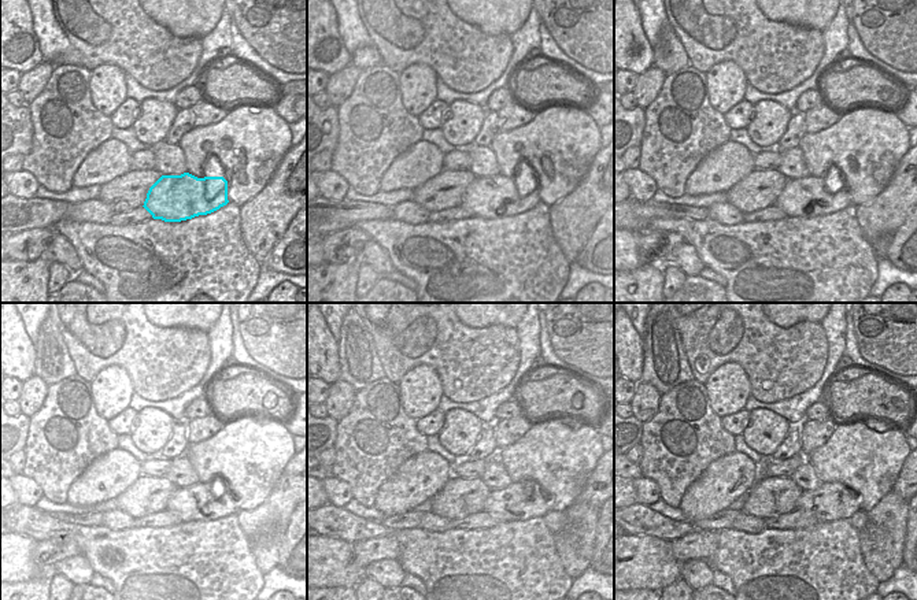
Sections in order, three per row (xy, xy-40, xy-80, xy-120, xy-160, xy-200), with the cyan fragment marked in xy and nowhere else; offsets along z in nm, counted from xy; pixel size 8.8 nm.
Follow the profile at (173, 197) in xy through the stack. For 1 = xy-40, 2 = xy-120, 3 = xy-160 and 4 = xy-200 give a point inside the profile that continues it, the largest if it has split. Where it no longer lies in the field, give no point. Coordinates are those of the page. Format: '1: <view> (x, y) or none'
1: xy-40 (490, 197)
2: xy-120 (202, 502)
3: xy-160 (513, 503)
4: xy-200 (827, 504)

